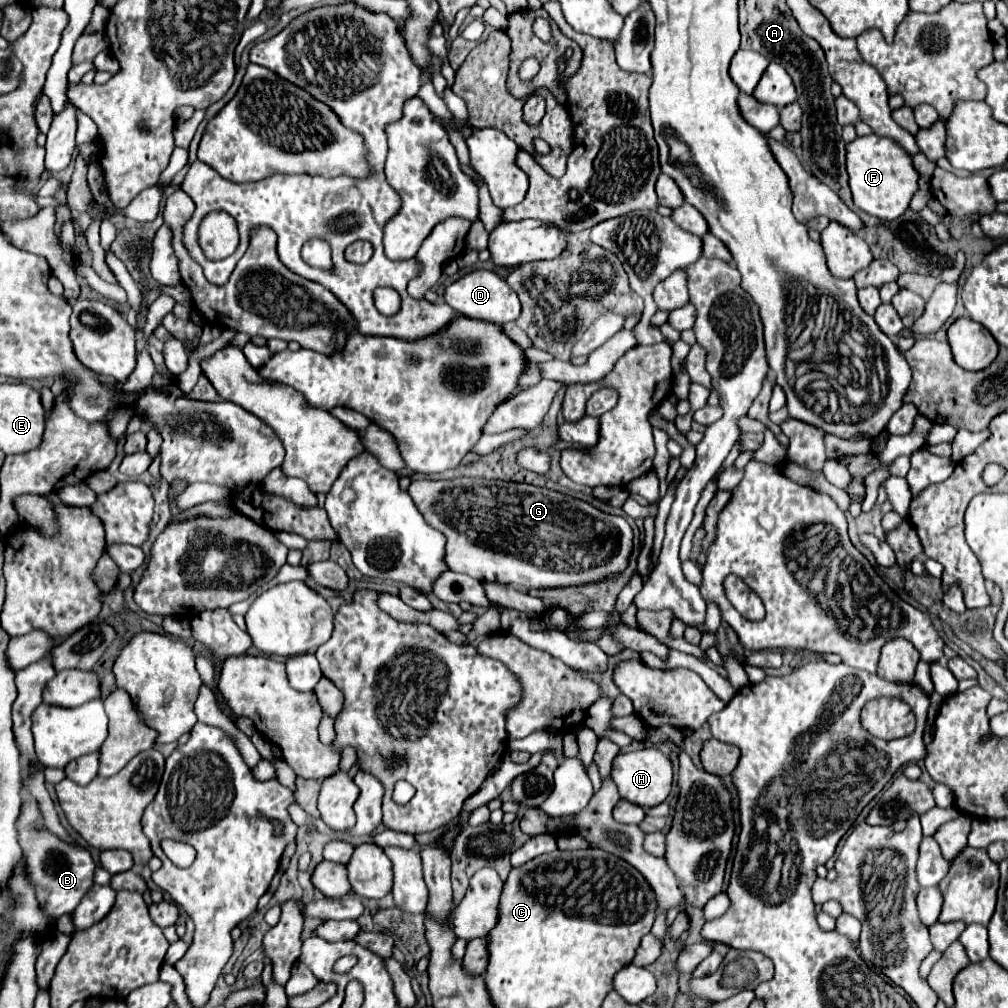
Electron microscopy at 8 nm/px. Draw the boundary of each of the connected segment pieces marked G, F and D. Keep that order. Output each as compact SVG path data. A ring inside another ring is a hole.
M462 477L462 479L452 479L452 481L418 481L416 479L416 481L412 481L408 493L410 493L414 505L418 507L418 511L422 513L422 517L426 519L426 523L446 535L446 539L448 539L446 561L448 561L450 571L464 573L482 583L486 583L486 581L502 583L502 585L514 585L514 587L522 587L522 589L558 589L558 587L582 587L582 585L590 585L590 583L602 583L608 577L612 577L612 579L618 577L628 567L628 561L634 551L634 545L632 545L634 533L624 517L604 513L586 501L562 495L558 491L550 491L550 489L542 489L542 487L534 487L534 485L526 485L526 483L514 483L514 481L488 481L488 479Z
M878 135L856 137L846 145L846 151L846 171L850 177L848 183L852 189L854 205L882 221L900 217L908 209L908 203L918 189L918 173L912 167L910 155L906 155L904 149L900 149L888 137Z
M472 271L464 277L460 277L458 281L454 281L446 291L444 291L444 301L458 313L472 317L472 319L484 319L484 321L492 321L492 323L508 323L508 321L516 321L520 315L520 299L518 295L506 285L506 281L502 277L498 277L492 271Z

